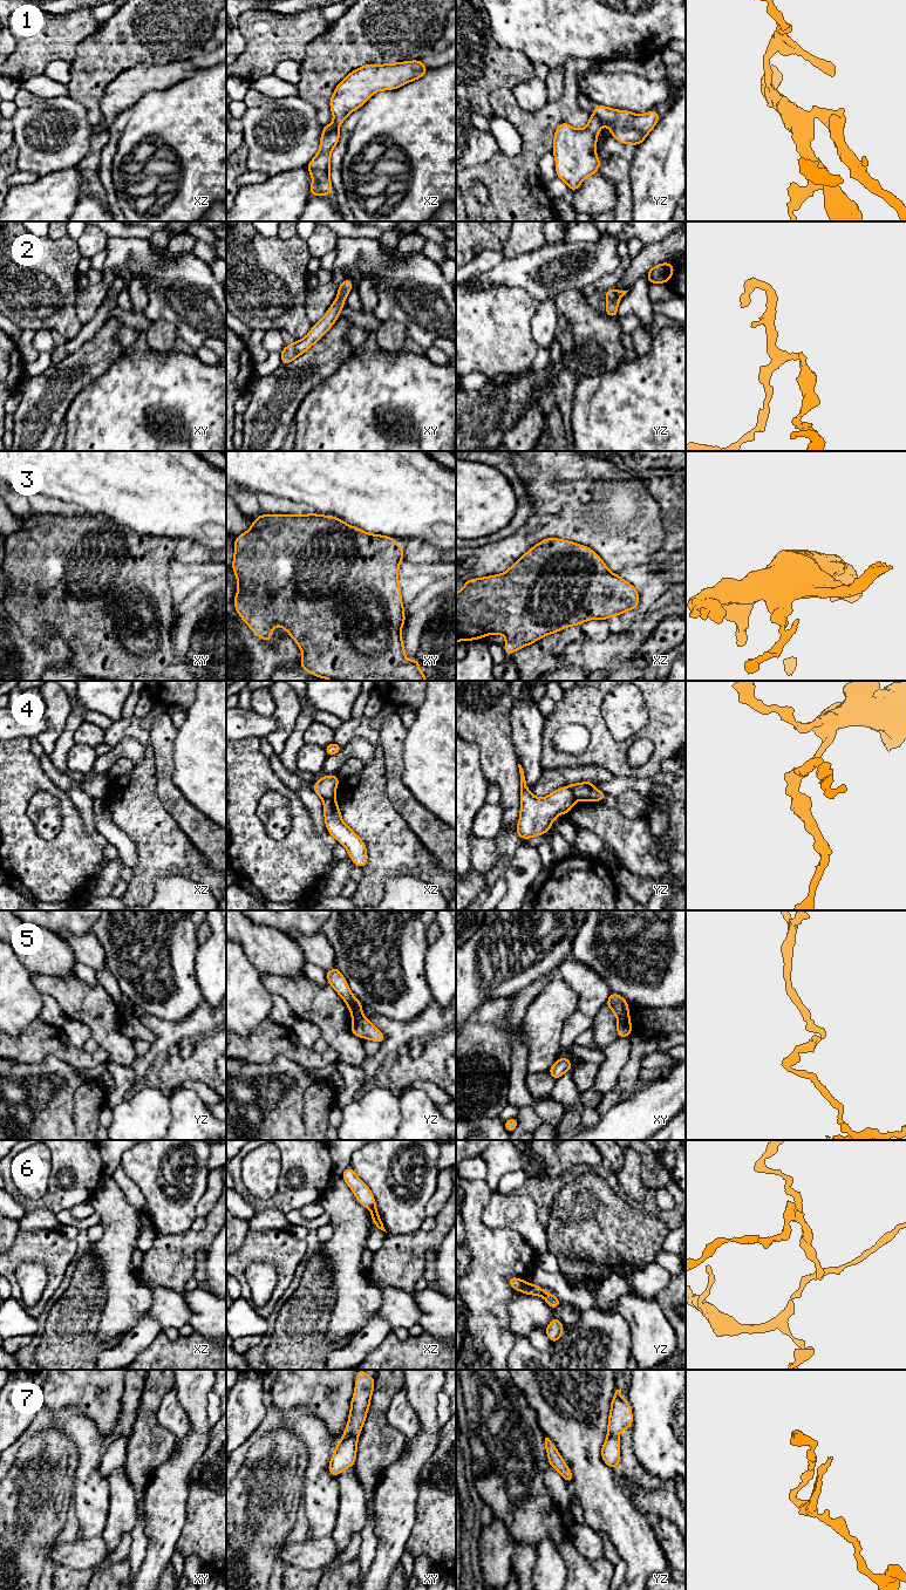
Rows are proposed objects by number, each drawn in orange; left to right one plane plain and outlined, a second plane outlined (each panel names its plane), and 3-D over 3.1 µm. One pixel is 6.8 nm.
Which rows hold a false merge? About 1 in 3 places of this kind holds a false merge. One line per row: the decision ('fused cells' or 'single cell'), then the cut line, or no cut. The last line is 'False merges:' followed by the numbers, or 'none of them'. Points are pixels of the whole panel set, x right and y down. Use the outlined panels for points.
1: fused cells; cut xz (336, 129), (322, 132)
2: single cell; cut none
3: single cell; cut none
4: fused cells; cut yz (567, 786), (576, 799)
5: fused cells; cut xy (628, 1014), (619, 1018)
6: fused cells; cut yz (525, 1282), (519, 1290)
7: single cell; cut none
False merges: 1, 4, 5, 6

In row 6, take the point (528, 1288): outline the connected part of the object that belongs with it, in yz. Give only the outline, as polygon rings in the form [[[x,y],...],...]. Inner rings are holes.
[[[525,1283],[520,1289],[520,1291],[524,1292],[525,1295],[543,1297],[552,1310],[556,1310],[561,1302],[554,1294],[549,1295],[545,1292],[545,1290],[541,1287],[531,1283]]]

